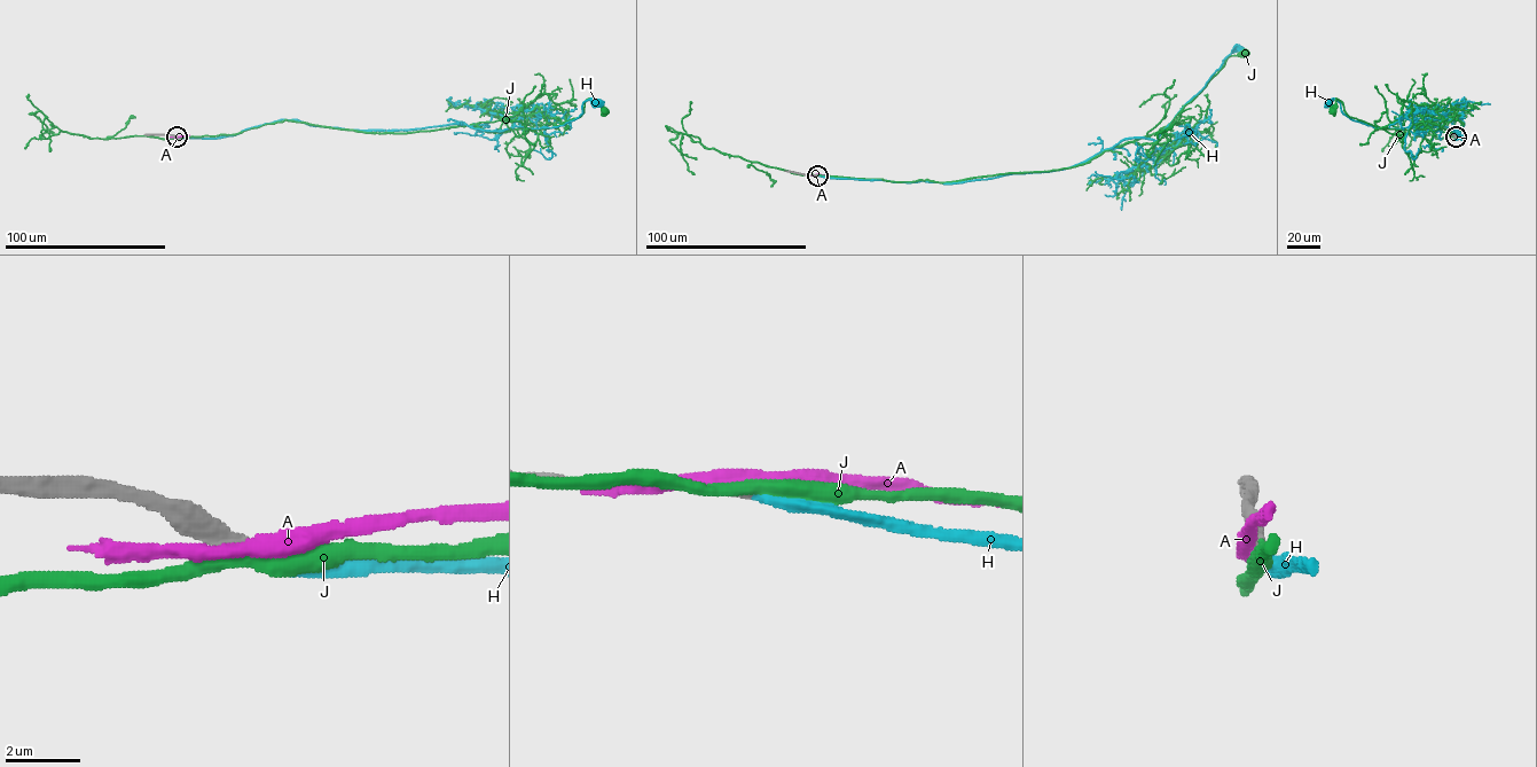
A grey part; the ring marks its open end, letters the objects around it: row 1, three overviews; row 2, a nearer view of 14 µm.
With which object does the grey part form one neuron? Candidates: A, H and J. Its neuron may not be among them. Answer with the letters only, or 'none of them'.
H

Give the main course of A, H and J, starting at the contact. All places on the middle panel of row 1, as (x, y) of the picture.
A: (816, 175), (830, 175)
H: (817, 175), (954, 184), (1071, 167), (1126, 139), (1143, 138), (1155, 141), (1223, 61), (1240, 48)
J: (816, 175), (946, 182), (1081, 165), (1128, 142), (1157, 142), (1230, 56), (1245, 52)

